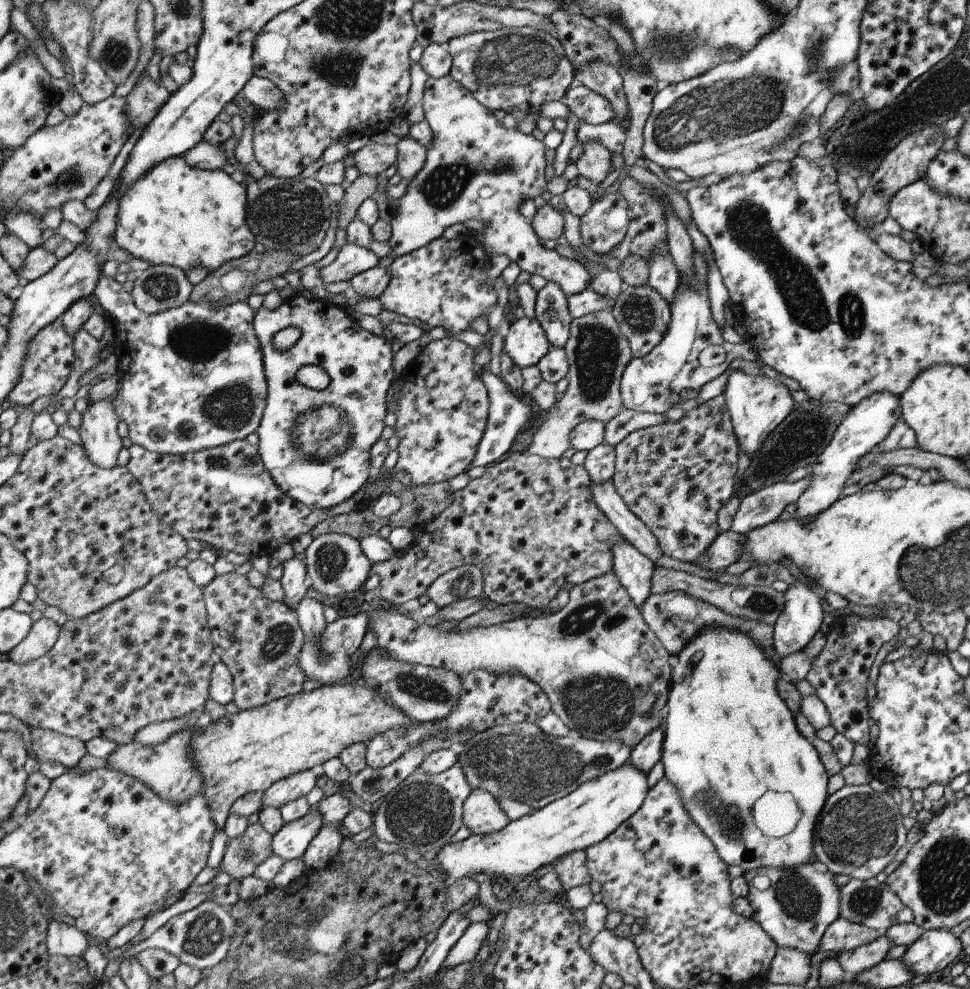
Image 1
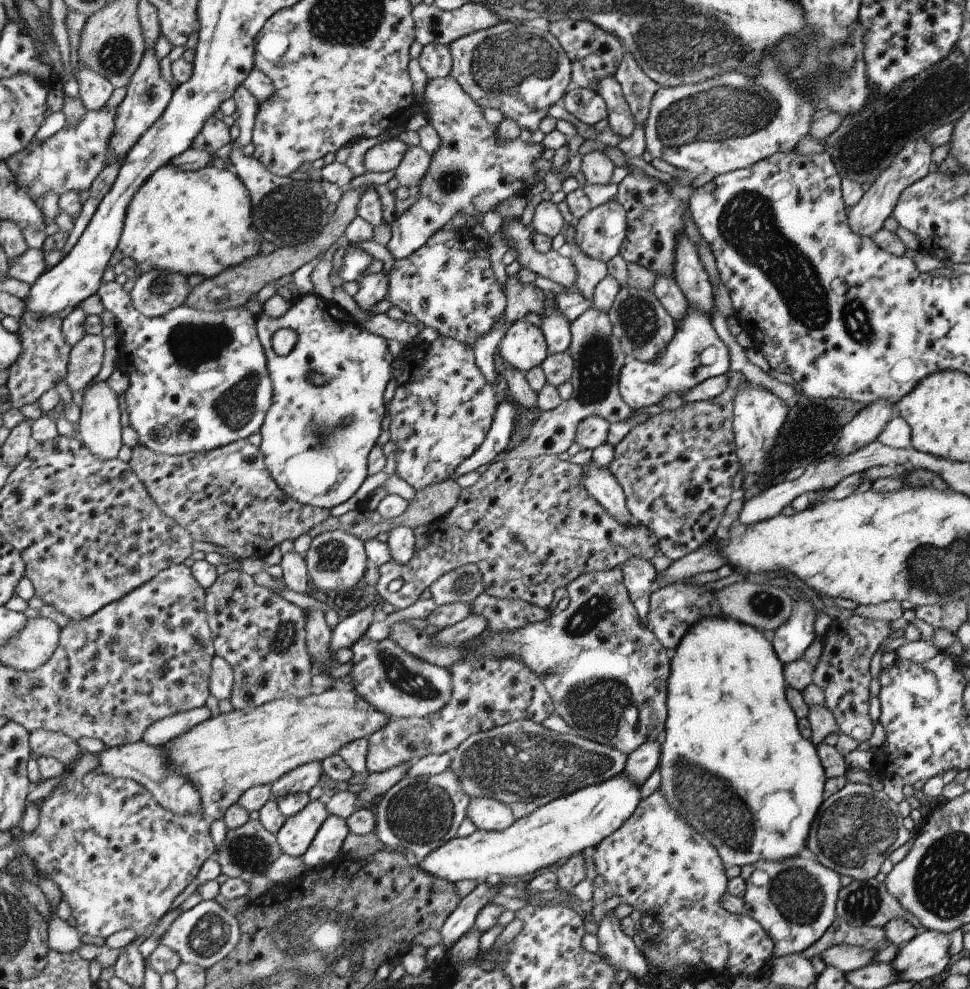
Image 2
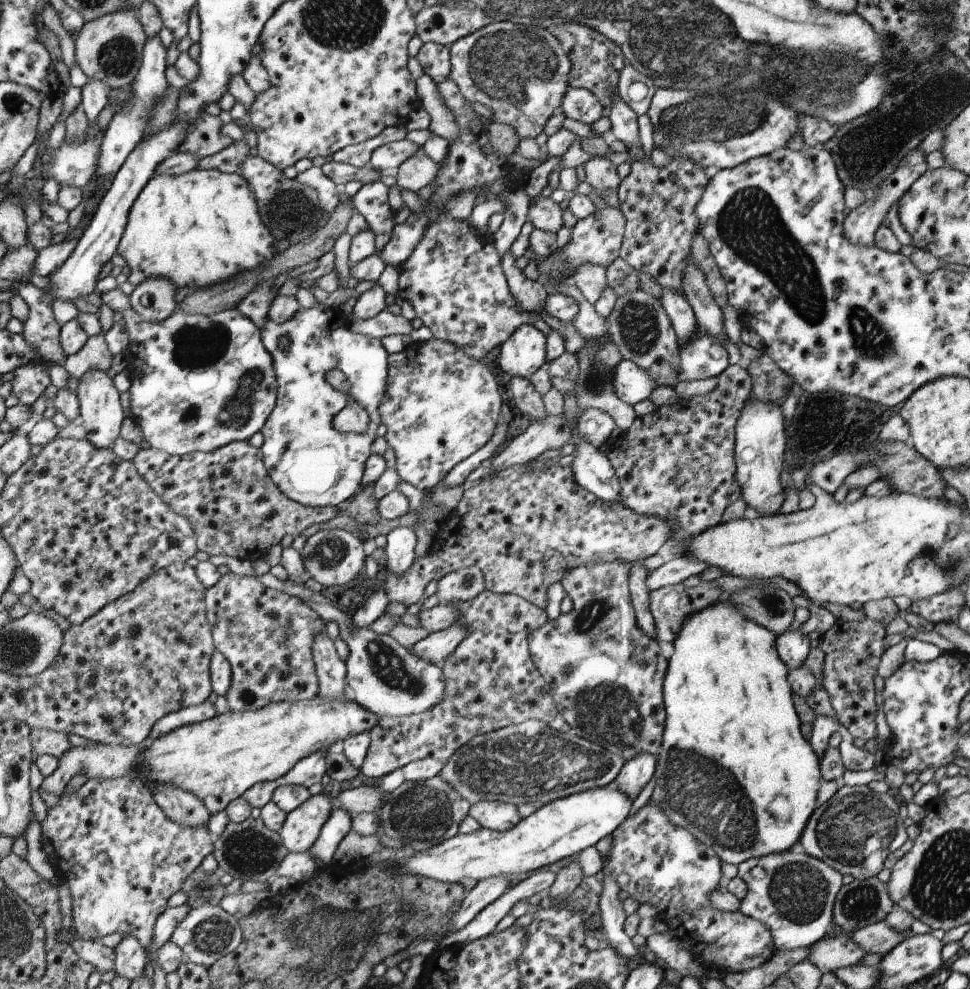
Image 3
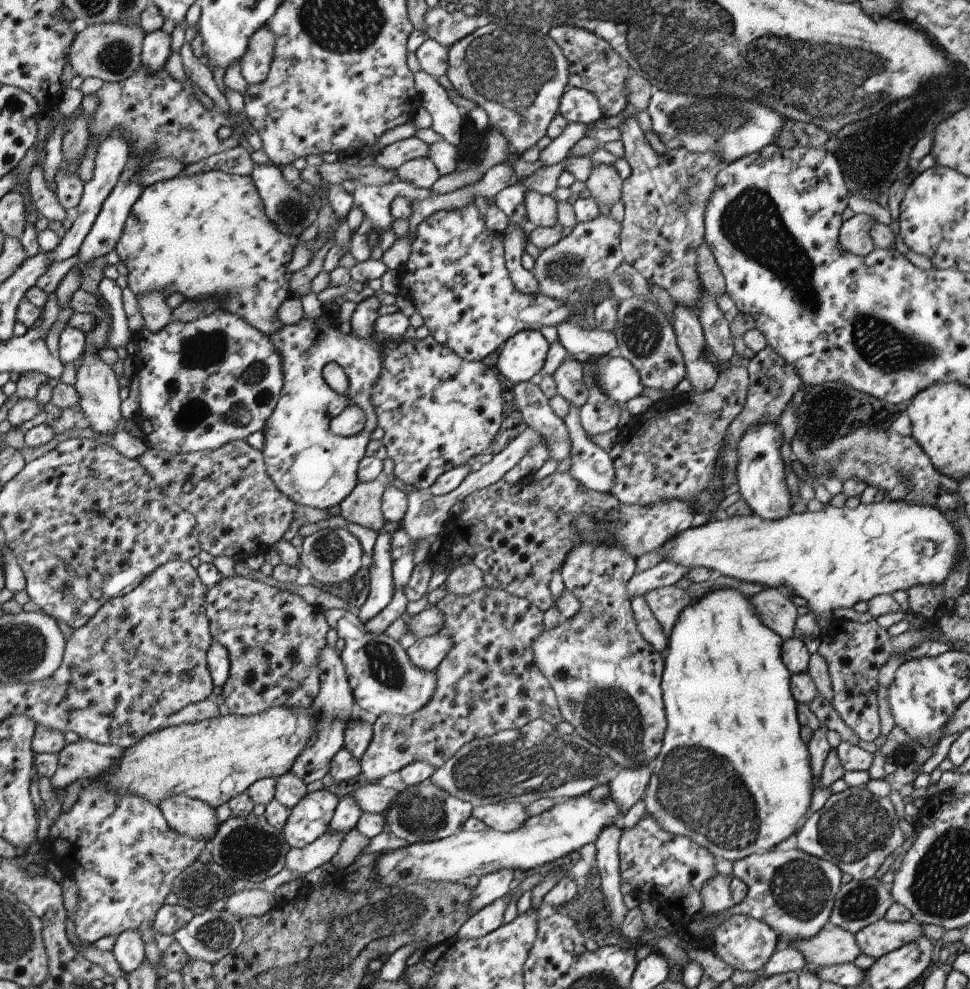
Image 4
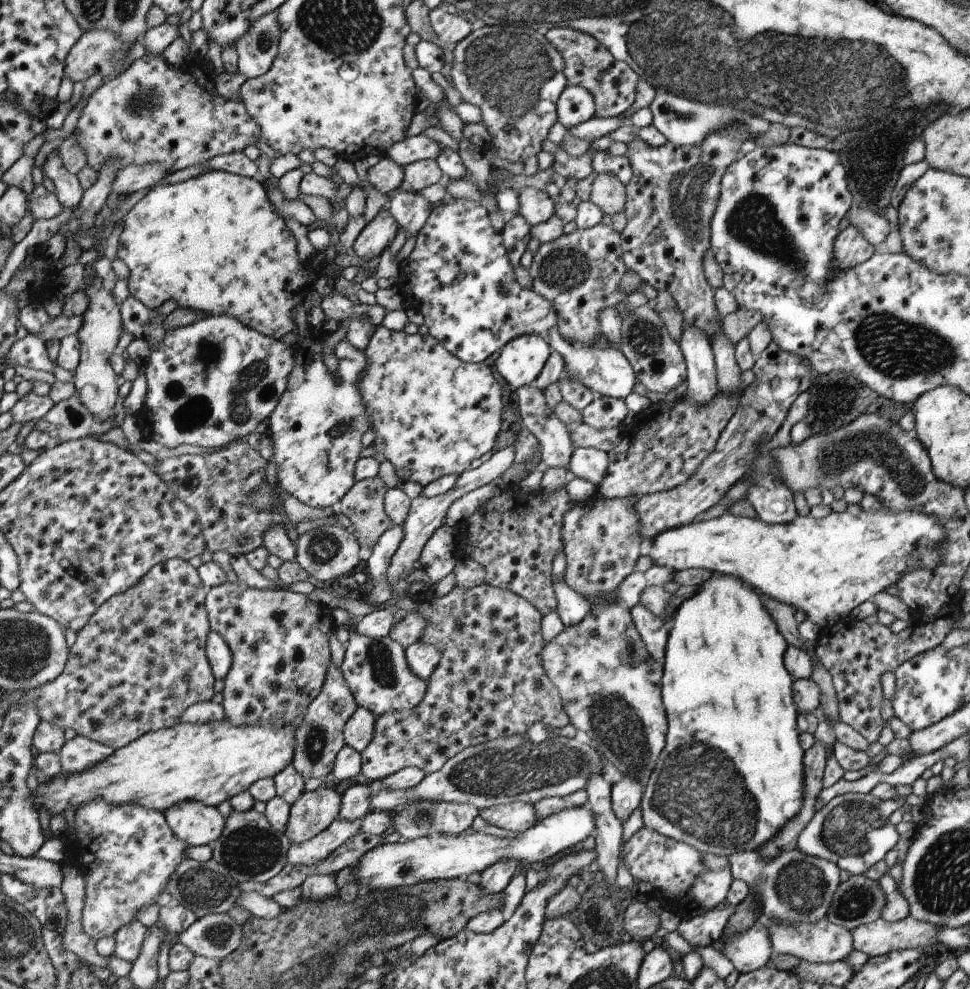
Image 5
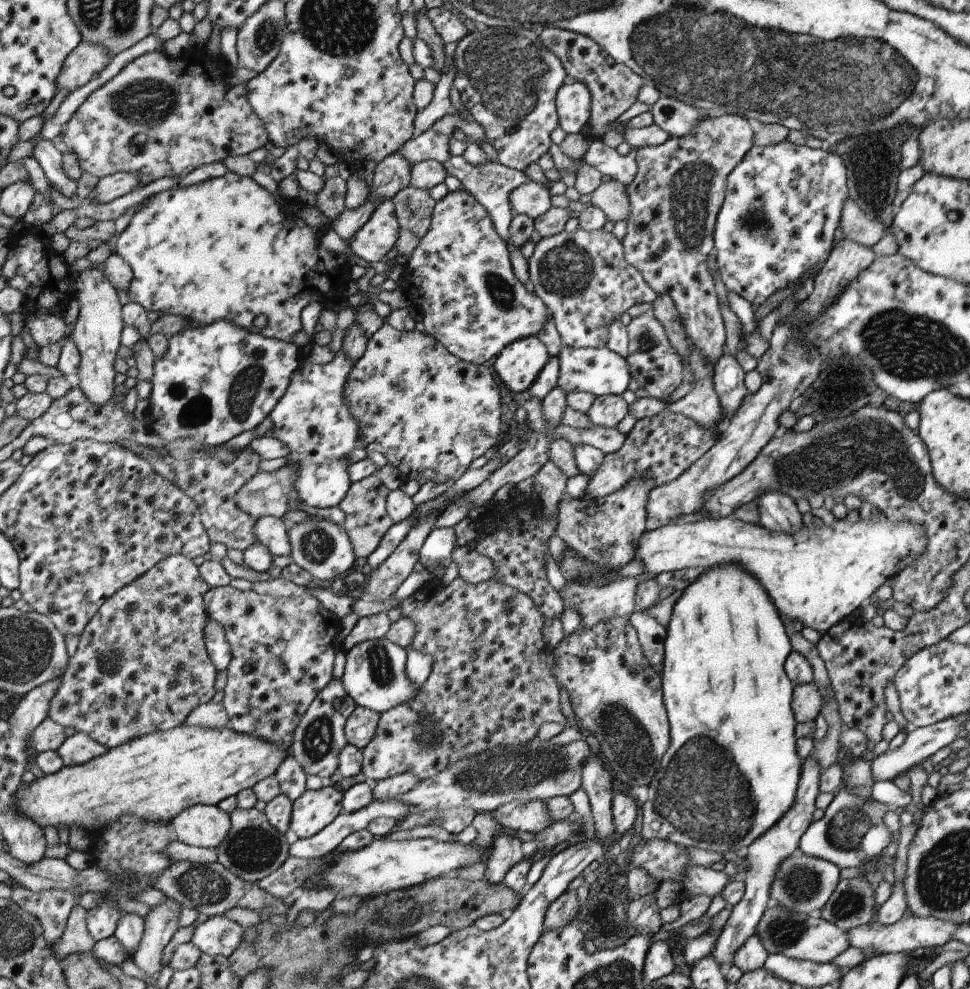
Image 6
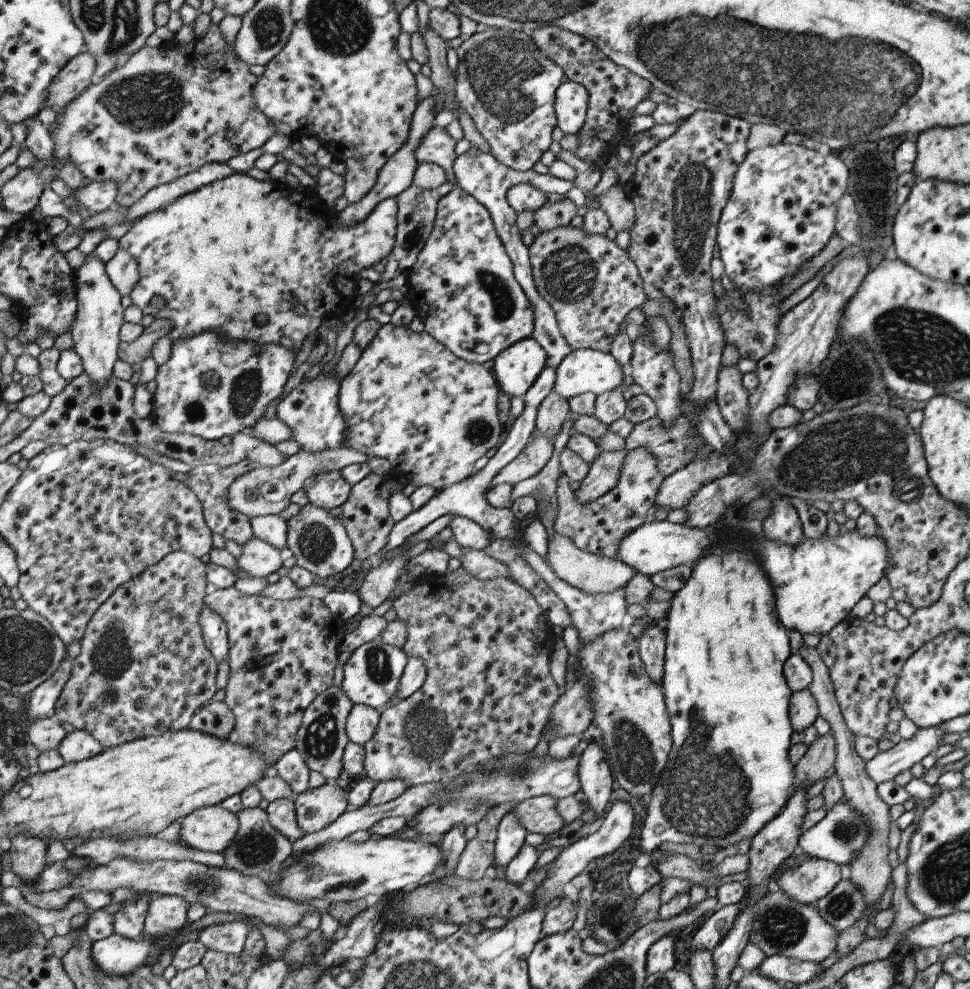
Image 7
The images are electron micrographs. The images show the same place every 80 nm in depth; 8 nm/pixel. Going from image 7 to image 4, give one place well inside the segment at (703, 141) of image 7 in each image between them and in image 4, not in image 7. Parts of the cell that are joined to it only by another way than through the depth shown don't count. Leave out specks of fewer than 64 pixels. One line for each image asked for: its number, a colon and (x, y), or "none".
4: (664, 198)
5: (670, 200)
6: (680, 186)

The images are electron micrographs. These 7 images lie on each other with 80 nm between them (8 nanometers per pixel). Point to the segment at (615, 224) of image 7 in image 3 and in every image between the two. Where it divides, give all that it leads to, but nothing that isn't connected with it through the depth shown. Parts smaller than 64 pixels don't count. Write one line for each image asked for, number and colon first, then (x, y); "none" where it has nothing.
3: (601, 174)
4: (605, 185)
5: (608, 193)
6: (611, 197)

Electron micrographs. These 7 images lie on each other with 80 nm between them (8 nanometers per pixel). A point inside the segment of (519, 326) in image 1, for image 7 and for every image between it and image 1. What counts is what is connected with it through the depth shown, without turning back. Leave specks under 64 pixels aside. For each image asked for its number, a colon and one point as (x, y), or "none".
2: (523, 347)
3: (525, 351)
4: (521, 358)
5: (521, 361)
6: (518, 365)
7: (518, 367)

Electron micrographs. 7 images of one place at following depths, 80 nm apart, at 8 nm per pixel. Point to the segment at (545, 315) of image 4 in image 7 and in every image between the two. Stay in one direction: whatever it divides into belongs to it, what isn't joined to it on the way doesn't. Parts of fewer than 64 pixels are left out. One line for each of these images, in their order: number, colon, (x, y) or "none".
5: (471, 303)
6: (472, 304)
7: (474, 306)

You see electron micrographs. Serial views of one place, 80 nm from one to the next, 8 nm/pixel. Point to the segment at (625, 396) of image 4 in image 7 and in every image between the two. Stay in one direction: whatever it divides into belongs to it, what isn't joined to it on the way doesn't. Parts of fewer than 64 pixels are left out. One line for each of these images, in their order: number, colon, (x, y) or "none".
5: (608, 372)
6: (597, 371)
7: (583, 371)

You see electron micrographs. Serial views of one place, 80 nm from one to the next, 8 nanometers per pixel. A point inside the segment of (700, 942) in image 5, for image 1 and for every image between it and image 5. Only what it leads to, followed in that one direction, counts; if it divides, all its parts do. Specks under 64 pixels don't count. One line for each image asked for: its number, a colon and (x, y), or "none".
1: (799, 904)
2: (797, 905)
3: (795, 900)
4: (794, 893)

